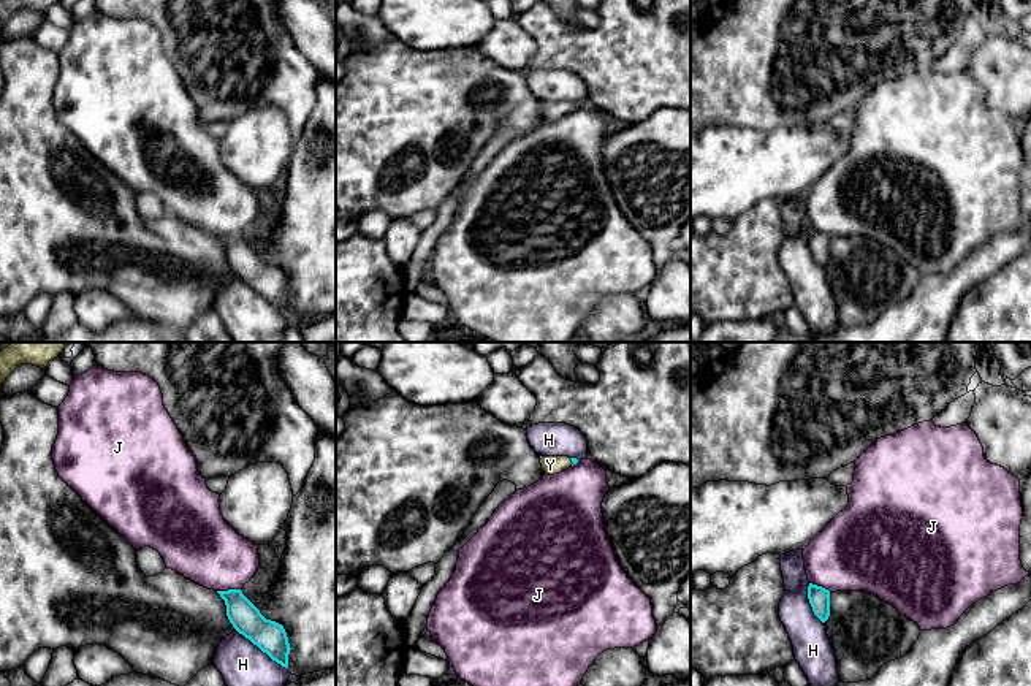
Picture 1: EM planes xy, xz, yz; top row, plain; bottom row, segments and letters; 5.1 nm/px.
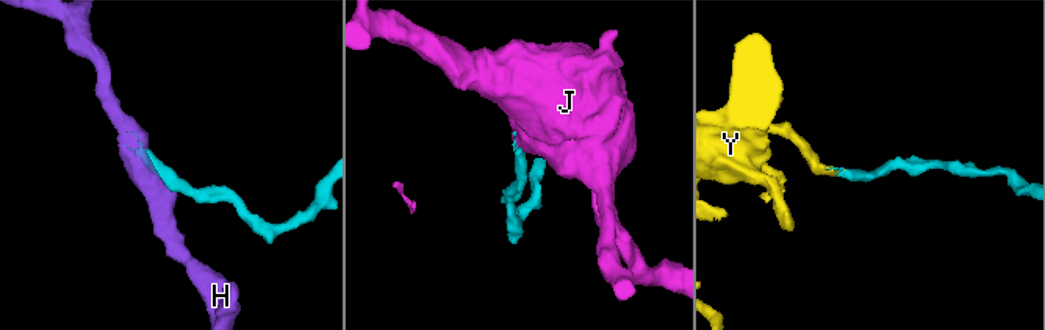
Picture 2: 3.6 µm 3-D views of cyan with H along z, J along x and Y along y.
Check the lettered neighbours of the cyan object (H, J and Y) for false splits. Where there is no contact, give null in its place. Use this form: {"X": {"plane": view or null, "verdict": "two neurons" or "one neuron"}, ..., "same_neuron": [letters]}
{"H": {"plane": "xy", "verdict": "two neurons"}, "J": {"plane": "xy", "verdict": "two neurons"}, "Y": {"plane": "xz", "verdict": "one neuron"}, "same_neuron": ["Y"]}

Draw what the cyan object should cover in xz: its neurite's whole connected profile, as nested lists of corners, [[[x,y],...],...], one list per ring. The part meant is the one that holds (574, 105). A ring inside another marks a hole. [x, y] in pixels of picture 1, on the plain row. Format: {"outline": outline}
{"outline": [[[542,101],[540,103],[542,116],[545,117],[545,120],[559,119],[562,116],[567,116],[576,108],[578,108],[576,103],[569,103],[569,101]]]}

